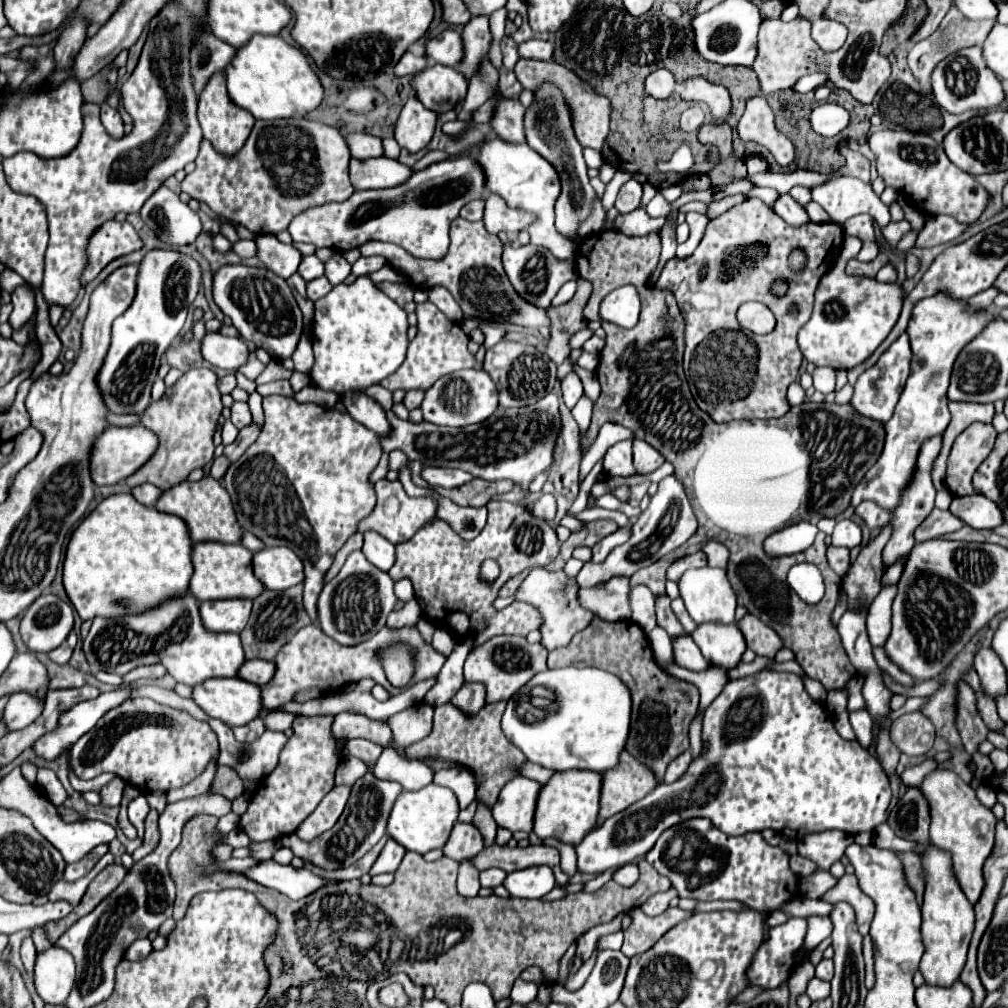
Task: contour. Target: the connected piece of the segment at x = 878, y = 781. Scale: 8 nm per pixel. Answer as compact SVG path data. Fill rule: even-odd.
M765 669L749 677L733 679L725 685L725 689L705 711L703 753L675 783L661 783L647 797L595 827L579 843L579 849L575 847L577 871L603 873L607 869L631 863L633 859L645 855L667 827L689 817L709 817L713 825L727 835L773 829L801 841L807 833L827 829L839 829L851 835L873 831L887 819L889 803L889 779L879 767L877 759L857 741L839 737L829 711L811 701L803 679L795 673Z

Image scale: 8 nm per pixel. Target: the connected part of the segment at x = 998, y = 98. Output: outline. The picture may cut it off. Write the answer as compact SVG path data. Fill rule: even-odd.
M967 47L963 51L957 51L949 57L945 57L933 71L933 95L935 101L945 107L949 113L965 113L969 109L981 111L981 109L993 109L1007 101L1005 91L997 75L989 71L985 65L985 59L981 55L981 47Z

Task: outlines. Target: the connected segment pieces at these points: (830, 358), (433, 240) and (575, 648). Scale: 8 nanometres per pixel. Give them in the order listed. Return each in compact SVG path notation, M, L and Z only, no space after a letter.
M839 263L833 265L819 281L819 287L815 291L813 315L799 333L799 349L803 357L817 367L829 365L833 369L851 369L863 363L883 343L883 339L897 323L903 299L905 299L905 289L899 283L879 283L873 277L853 277L853 275L847 275Z
M475 157L447 159L417 171L407 183L393 189L355 191L343 203L327 203L311 207L293 219L289 233L295 243L313 243L349 251L367 241L391 241L415 257L441 259L449 247L449 225L459 217L459 209L473 199L485 195L485 173Z
M593 615L589 627L579 631L569 645L549 653L549 667L597 667L617 675L633 695L631 713L631 733L627 741L627 751L641 763L649 765L657 779L663 779L667 765L689 749L687 727L699 707L699 691L687 681L679 681L663 673L649 647L647 635L633 621L603 621Z

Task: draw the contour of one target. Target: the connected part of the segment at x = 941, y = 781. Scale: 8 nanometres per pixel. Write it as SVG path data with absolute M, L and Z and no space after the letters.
M945 769L931 771L923 779L919 789L925 793L931 805L931 829L929 829L931 843L937 847L943 847L945 851L951 851L955 875L961 883L961 889L967 895L967 899L975 905L985 885L983 863L987 861L995 845L997 819L991 813L991 809L979 803L979 799L975 797L975 789L953 771L945 771Z

